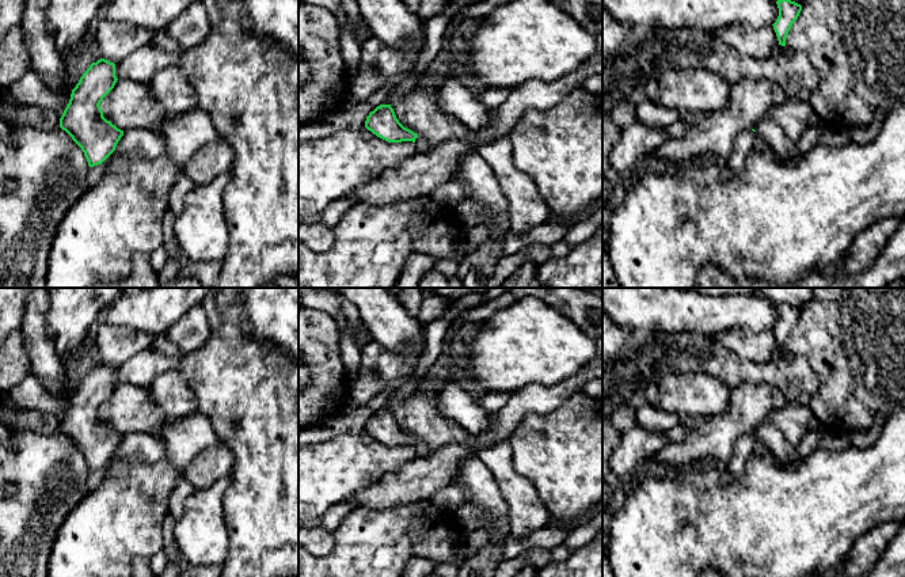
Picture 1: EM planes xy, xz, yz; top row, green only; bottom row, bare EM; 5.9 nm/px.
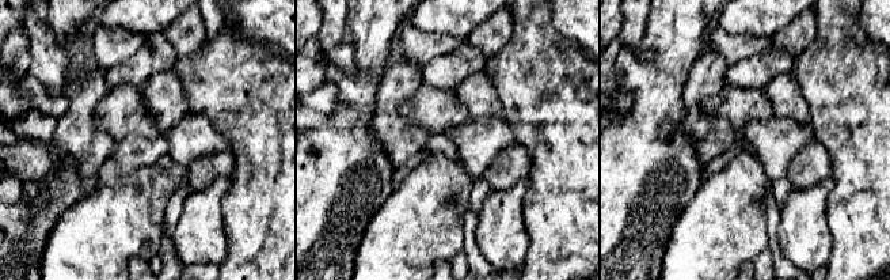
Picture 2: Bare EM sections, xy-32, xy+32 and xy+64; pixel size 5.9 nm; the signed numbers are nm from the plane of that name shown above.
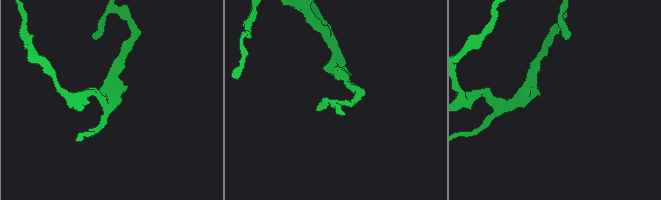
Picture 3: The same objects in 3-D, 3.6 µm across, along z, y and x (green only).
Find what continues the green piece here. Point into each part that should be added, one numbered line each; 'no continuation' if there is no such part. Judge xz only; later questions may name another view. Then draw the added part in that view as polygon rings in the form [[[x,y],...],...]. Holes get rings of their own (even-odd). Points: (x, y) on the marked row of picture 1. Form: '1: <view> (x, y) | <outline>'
1: xz (422, 147) | [[[418,136],[415,138],[415,144],[417,144],[417,152],[418,153],[427,153],[429,149],[430,149],[427,141],[423,137],[421,137],[421,136]]]

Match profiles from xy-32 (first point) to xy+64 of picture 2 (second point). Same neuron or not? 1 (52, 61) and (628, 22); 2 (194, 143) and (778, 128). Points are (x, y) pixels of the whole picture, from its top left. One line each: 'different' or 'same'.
1: same
2: same

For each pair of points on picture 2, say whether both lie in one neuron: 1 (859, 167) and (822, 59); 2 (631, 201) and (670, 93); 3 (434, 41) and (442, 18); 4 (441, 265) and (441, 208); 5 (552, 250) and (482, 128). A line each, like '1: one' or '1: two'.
1: one
2: one
3: two
4: two
5: two

